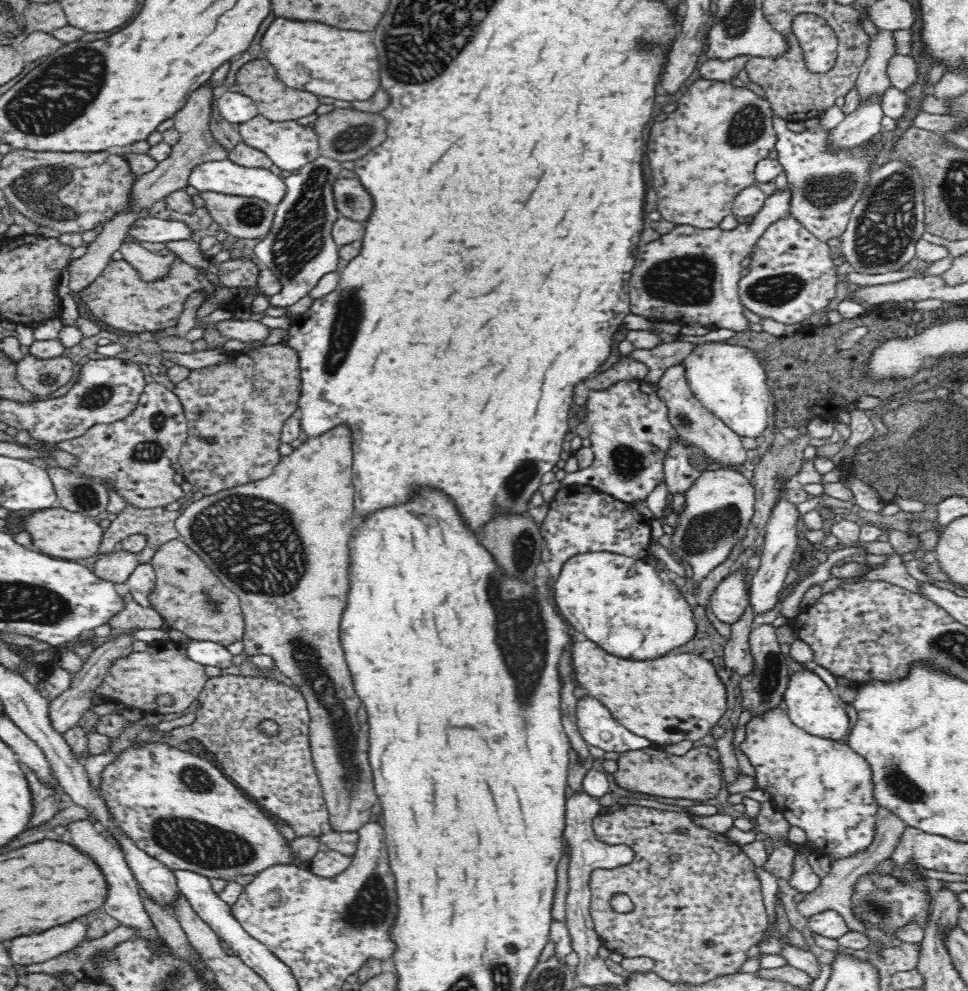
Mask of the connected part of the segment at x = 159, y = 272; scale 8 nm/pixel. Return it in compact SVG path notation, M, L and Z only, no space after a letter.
M123 241L120 250L126 262L138 269L140 277L146 282L154 282L165 277L171 262L177 256L173 251L169 251L165 256L153 253L139 245L136 241Z

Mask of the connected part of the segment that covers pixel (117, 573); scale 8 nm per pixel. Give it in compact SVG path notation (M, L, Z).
M117 551L100 556L94 564L94 575L109 582L122 583L126 581L139 566L137 554L128 551Z

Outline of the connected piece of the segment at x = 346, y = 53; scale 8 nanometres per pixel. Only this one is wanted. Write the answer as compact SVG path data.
M276 18L262 38L262 52L286 86L308 90L316 96L330 96L350 103L352 100L367 101L380 86L378 54L366 32L338 30L322 22Z

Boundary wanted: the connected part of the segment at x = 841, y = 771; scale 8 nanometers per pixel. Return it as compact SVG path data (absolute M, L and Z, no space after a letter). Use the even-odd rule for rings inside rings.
M784 704L752 717L745 725L745 732L745 740L739 748L755 768L759 788L771 795L770 803L786 817L790 825L806 832L812 852L820 856L829 856L834 863L836 860L856 856L856 852L864 852L870 848L877 830L876 814L879 808L874 797L872 769L862 755L841 741L808 734L790 720Z

